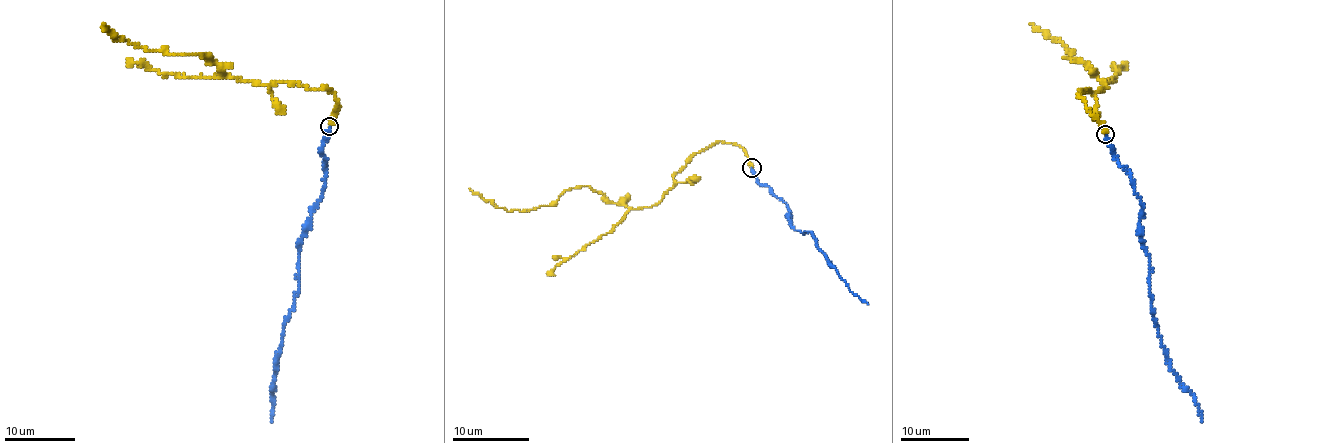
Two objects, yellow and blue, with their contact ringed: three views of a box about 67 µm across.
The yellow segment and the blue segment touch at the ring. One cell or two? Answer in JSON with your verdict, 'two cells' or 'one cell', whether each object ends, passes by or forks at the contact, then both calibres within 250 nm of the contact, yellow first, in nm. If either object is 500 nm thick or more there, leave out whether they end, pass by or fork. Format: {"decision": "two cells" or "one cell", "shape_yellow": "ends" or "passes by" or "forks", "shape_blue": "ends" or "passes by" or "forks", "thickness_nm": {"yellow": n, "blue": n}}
{"decision": "one cell", "shape_yellow": "ends", "shape_blue": "ends", "thickness_nm": {"yellow": 190, "blue": 160}}

